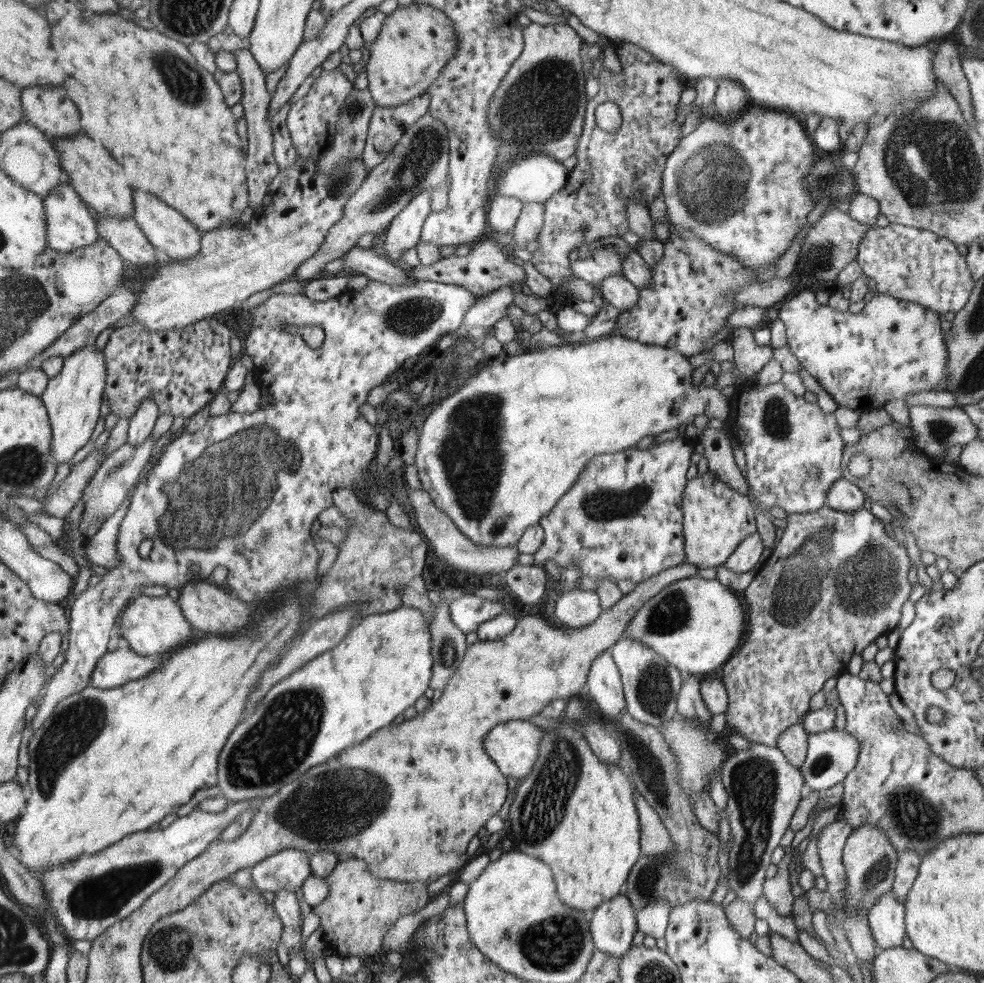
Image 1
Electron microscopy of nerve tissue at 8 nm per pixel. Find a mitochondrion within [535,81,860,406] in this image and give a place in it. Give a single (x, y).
(714, 186)

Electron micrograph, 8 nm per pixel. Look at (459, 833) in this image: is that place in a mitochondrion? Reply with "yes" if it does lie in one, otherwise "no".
no

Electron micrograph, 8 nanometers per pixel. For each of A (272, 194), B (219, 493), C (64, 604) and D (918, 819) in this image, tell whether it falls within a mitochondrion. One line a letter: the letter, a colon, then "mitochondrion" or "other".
A: other
B: mitochondrion
C: other
D: mitochondrion

